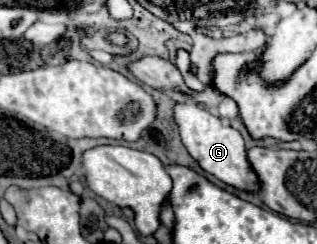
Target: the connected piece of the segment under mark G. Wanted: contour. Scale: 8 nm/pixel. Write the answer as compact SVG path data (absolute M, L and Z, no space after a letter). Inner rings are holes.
M184 97L184 101L176 103L174 117L180 127L180 137L182 137L184 147L206 173L214 175L222 183L228 183L230 187L236 187L240 191L248 191L248 193L260 191L260 179L248 161L248 151L246 151L244 139L236 129L232 129L230 125L224 125L224 121L220 117L208 113L202 105L196 105L188 97Z

